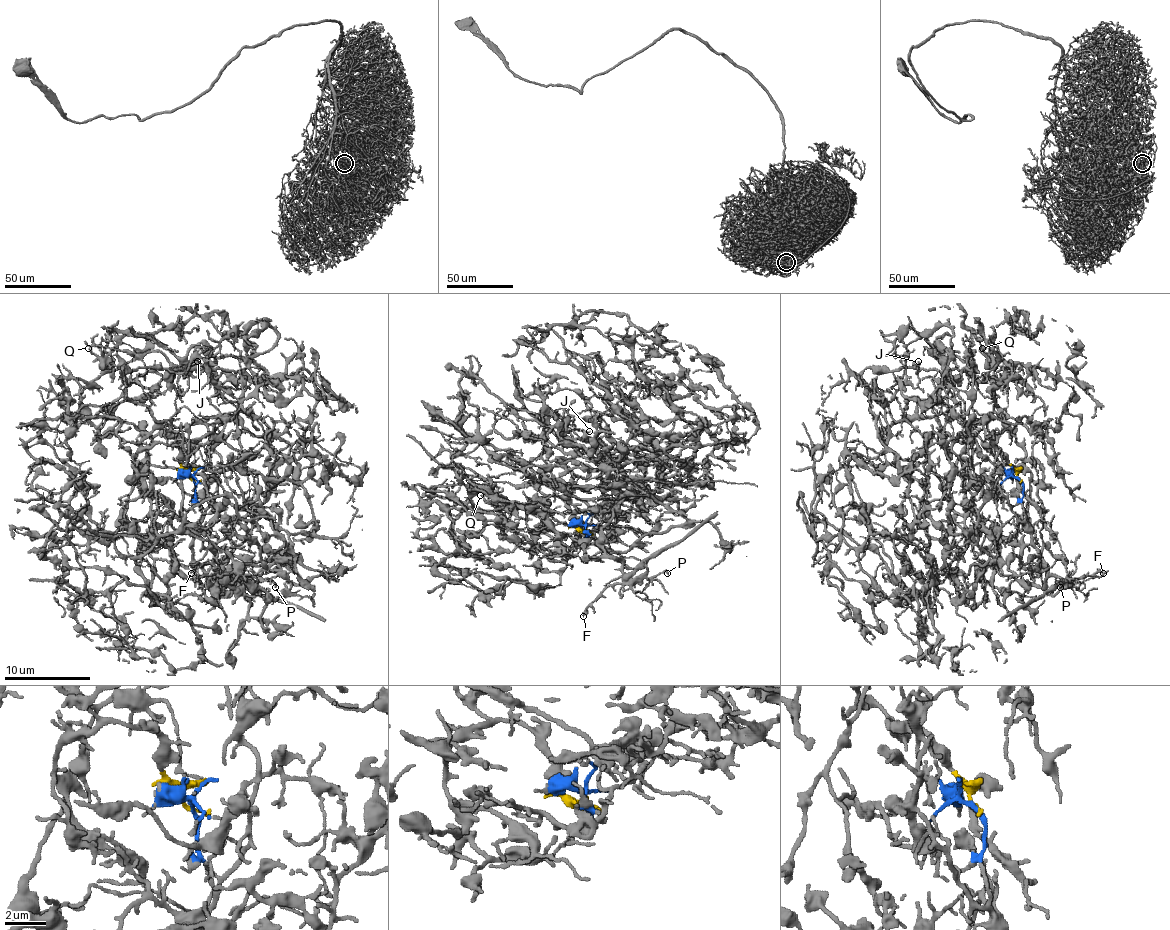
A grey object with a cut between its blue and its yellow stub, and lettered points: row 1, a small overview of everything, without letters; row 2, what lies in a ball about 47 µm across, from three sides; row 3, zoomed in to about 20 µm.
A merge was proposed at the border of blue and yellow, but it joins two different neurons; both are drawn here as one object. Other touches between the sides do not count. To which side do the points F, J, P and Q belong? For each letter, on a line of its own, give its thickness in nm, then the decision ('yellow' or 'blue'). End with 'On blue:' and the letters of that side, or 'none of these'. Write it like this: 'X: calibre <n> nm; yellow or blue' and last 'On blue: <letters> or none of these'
F: calibre 240 nm; blue
J: calibre 80 nm; yellow
P: calibre 140 nm; blue
Q: calibre 150 nm; yellow
On blue: F, P

